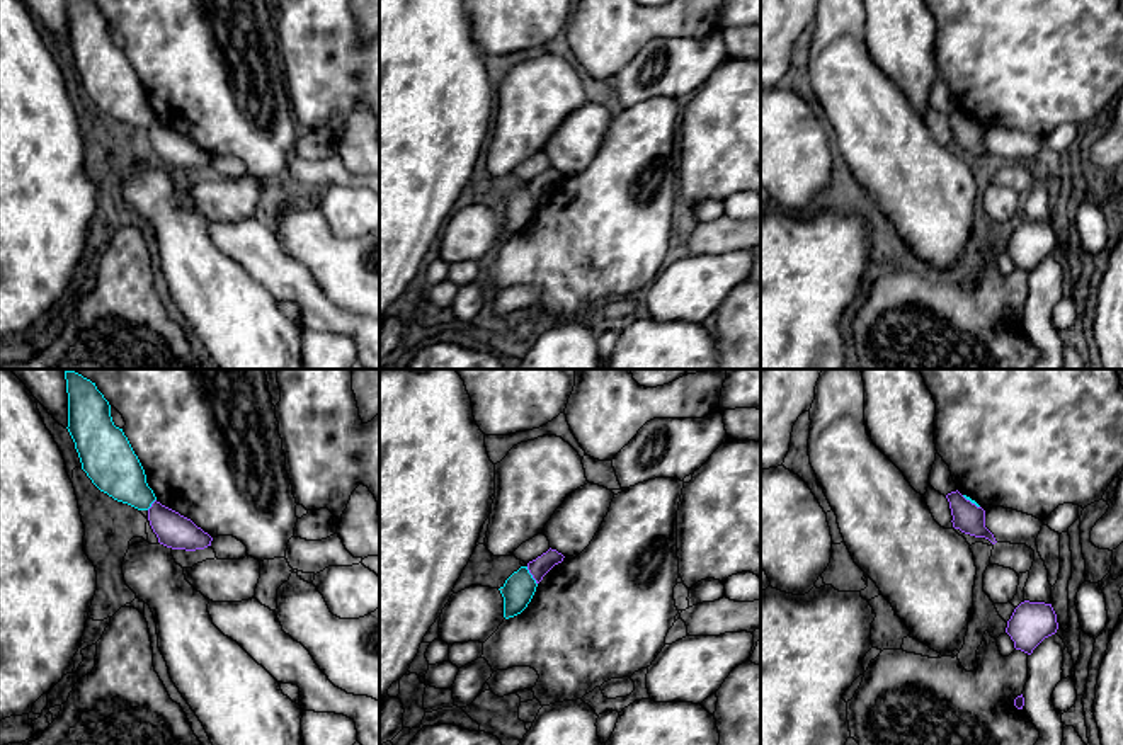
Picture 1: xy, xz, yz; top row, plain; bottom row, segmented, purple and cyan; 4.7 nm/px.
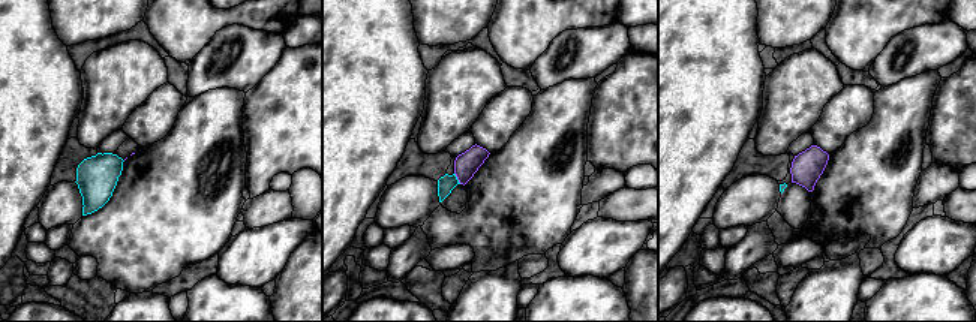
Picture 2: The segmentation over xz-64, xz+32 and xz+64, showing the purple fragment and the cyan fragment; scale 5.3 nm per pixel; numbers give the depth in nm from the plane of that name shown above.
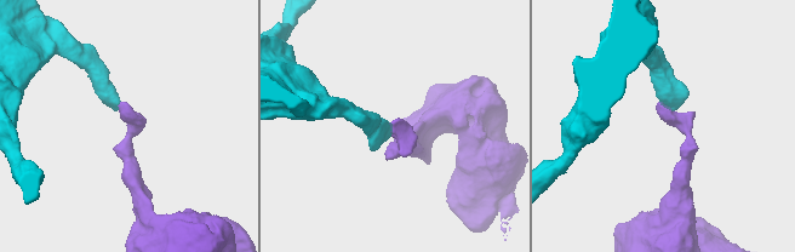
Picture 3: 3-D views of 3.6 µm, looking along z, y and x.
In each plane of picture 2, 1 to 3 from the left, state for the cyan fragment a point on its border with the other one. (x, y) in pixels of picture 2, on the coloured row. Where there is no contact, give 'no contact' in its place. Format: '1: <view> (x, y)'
1: no contact
2: xz+32 (458, 178)
3: no contact

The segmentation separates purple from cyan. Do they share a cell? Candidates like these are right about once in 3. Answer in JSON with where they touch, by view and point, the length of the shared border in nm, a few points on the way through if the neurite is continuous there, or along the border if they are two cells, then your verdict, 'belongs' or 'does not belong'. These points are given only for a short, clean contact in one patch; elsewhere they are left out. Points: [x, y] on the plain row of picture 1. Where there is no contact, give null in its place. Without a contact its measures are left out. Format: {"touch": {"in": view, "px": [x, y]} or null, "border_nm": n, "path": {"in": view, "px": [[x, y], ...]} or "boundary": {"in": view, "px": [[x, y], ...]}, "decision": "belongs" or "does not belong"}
{"touch": {"in": "xz", "px": [531, 193]}, "border_nm": 100, "boundary": {"in": "xz", "px": [[526, 186], [536, 203]]}, "decision": "does not belong"}

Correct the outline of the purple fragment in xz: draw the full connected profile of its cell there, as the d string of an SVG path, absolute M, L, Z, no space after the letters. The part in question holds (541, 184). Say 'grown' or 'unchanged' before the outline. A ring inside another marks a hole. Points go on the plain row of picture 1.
unchanged; M548 168L546 172L543 172L541 175L538 175L536 179L527 182L527 189L533 194L533 197L536 199L536 202L539 202L543 199L543 196L558 182L563 180L563 173L558 172L556 168Z

